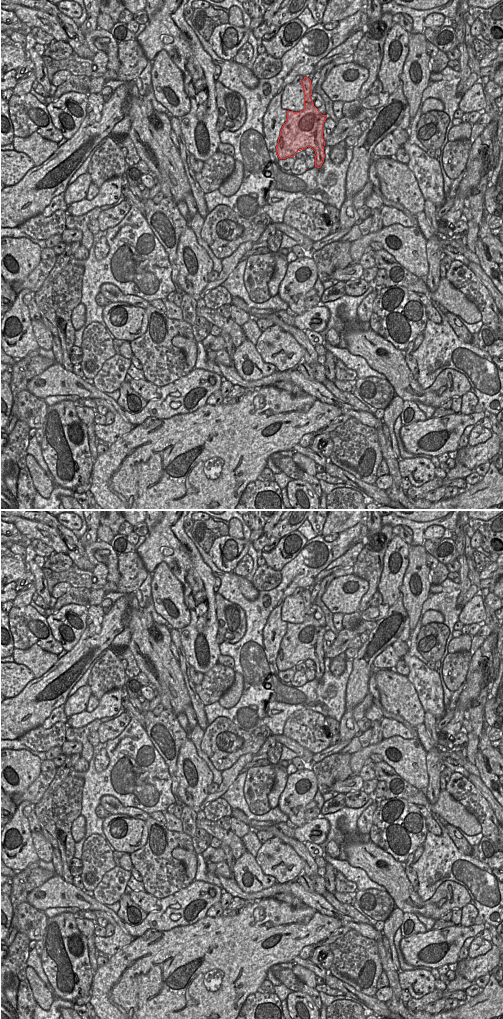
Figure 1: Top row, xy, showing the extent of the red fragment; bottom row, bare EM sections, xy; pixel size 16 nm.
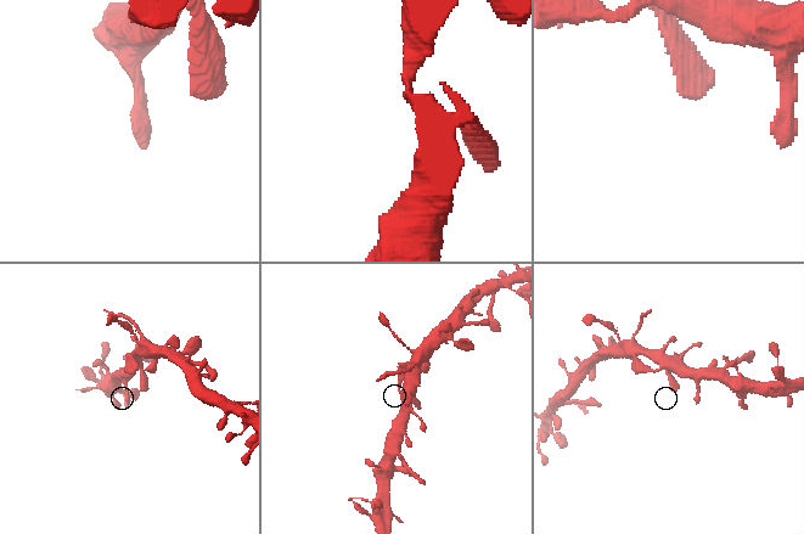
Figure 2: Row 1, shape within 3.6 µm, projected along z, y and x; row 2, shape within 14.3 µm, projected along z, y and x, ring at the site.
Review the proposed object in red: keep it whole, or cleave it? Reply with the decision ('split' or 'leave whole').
leave whole

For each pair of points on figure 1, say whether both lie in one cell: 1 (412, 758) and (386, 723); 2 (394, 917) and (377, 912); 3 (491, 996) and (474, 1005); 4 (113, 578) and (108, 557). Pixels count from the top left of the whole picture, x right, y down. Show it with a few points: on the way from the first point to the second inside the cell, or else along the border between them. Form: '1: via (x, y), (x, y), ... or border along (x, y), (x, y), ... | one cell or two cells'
1: border along (413, 738), (390, 736), (384, 739) | two cells
2: border along (395, 907), (384, 921) | two cells
3: via (487, 1000), (482, 1005), (478, 1005) | one cell
4: via (113, 573), (111, 562) | one cell

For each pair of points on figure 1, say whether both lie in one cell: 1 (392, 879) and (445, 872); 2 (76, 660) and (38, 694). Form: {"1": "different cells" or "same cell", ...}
{"1": "different cells", "2": "same cell"}

